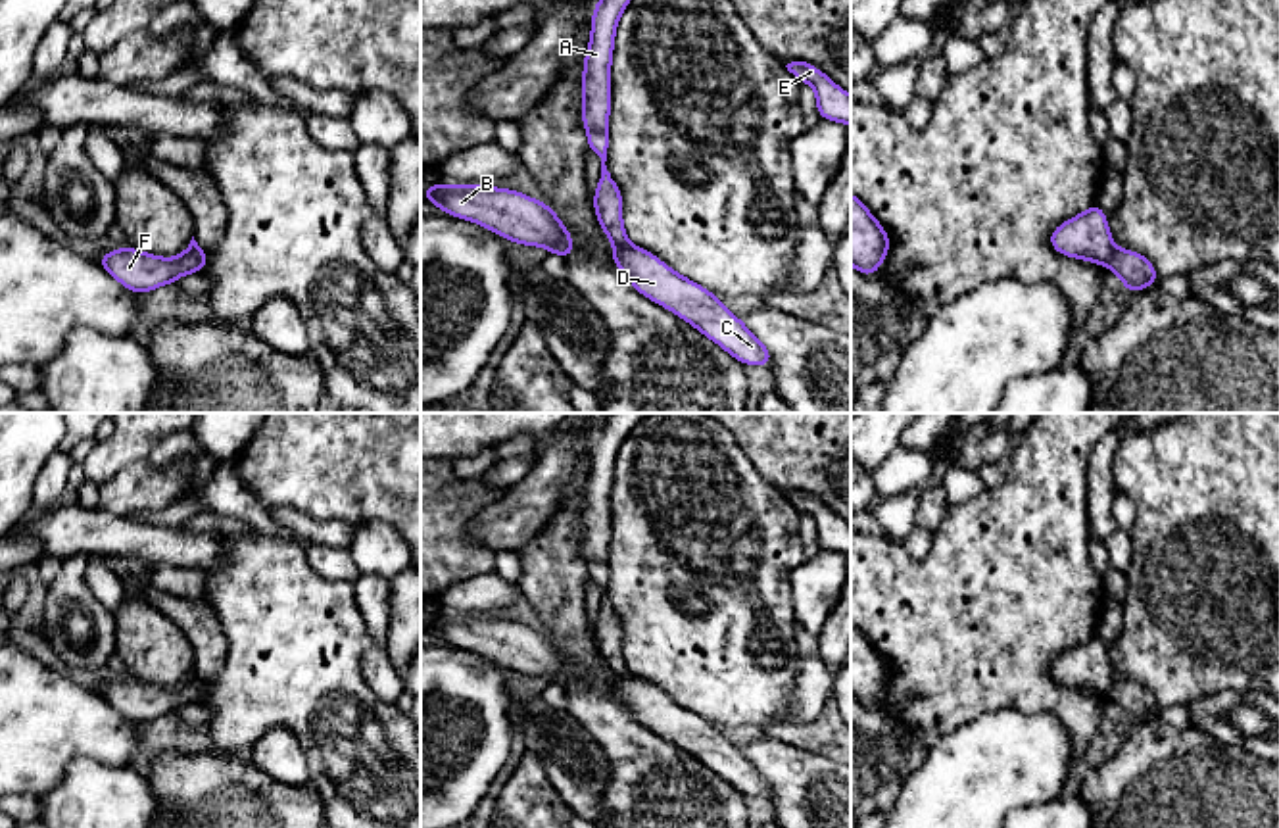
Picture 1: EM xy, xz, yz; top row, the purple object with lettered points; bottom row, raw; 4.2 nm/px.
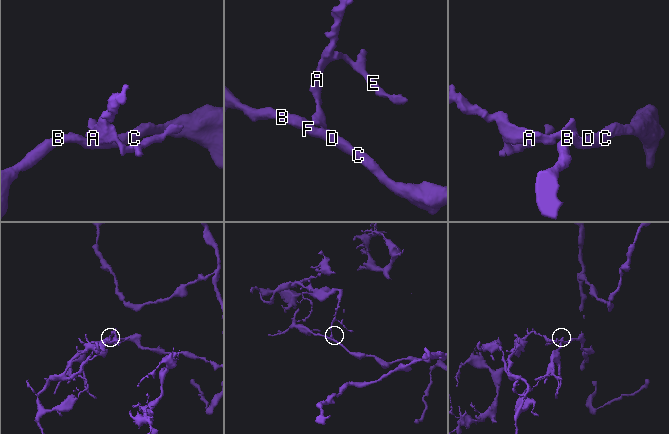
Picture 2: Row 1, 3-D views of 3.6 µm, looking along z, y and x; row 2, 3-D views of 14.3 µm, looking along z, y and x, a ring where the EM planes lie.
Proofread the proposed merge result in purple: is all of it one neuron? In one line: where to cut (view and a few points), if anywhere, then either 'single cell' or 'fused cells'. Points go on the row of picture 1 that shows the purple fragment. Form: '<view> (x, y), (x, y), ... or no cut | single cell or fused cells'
yz (1116, 248), (1107, 264) | fused cells

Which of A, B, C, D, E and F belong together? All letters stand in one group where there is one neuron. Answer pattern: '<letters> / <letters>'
A E / B C D F

